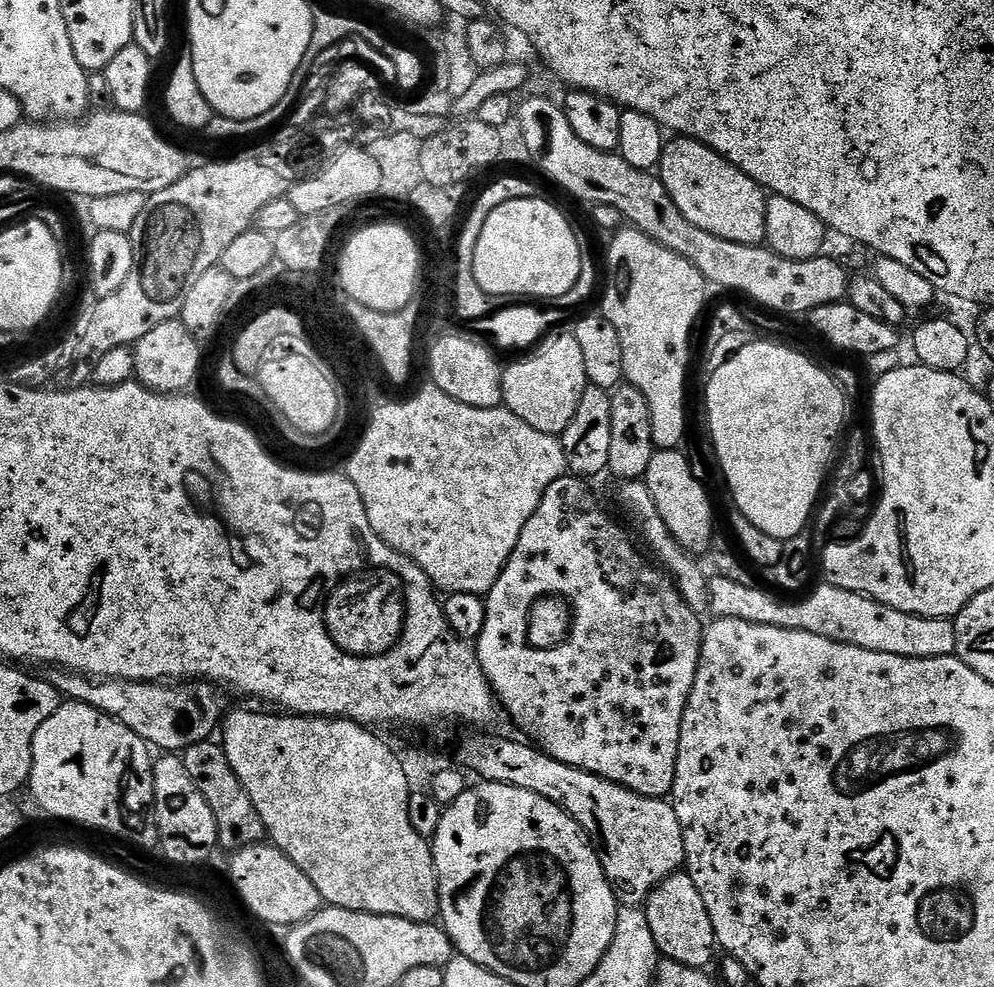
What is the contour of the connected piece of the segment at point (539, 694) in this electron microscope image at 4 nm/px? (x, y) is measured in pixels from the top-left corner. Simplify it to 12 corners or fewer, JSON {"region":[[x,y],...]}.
{"region":[[579,476],[476,657],[540,751],[674,786],[705,625]]}

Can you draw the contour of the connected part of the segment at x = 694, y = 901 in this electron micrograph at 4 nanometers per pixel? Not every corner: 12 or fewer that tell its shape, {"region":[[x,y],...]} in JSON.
{"region":[[687,871],[649,892],[663,959],[701,970],[718,943]]}

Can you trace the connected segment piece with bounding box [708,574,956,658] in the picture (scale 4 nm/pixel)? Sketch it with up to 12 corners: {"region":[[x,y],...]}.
{"region":[[708,581],[710,612],[902,658],[956,655],[956,625],[827,582],[805,600]]}

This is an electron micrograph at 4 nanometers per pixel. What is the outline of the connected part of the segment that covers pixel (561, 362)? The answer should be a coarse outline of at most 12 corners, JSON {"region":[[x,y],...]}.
{"region":[[575,335],[503,369],[503,407],[559,437],[590,385]]}

